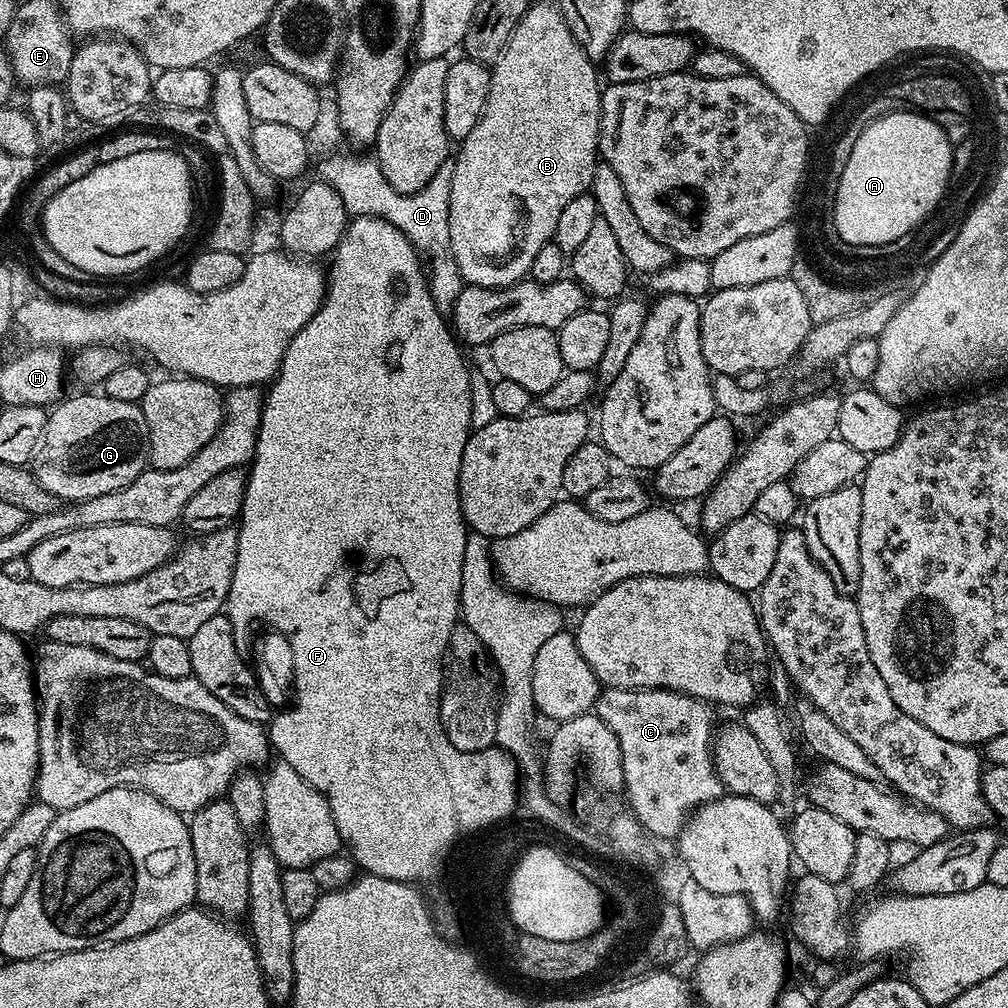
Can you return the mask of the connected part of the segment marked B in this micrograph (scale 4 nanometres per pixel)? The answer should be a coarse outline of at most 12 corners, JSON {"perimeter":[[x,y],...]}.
{"perimeter":[[529,3],[459,141],[450,246],[509,288],[592,187],[596,68]]}

